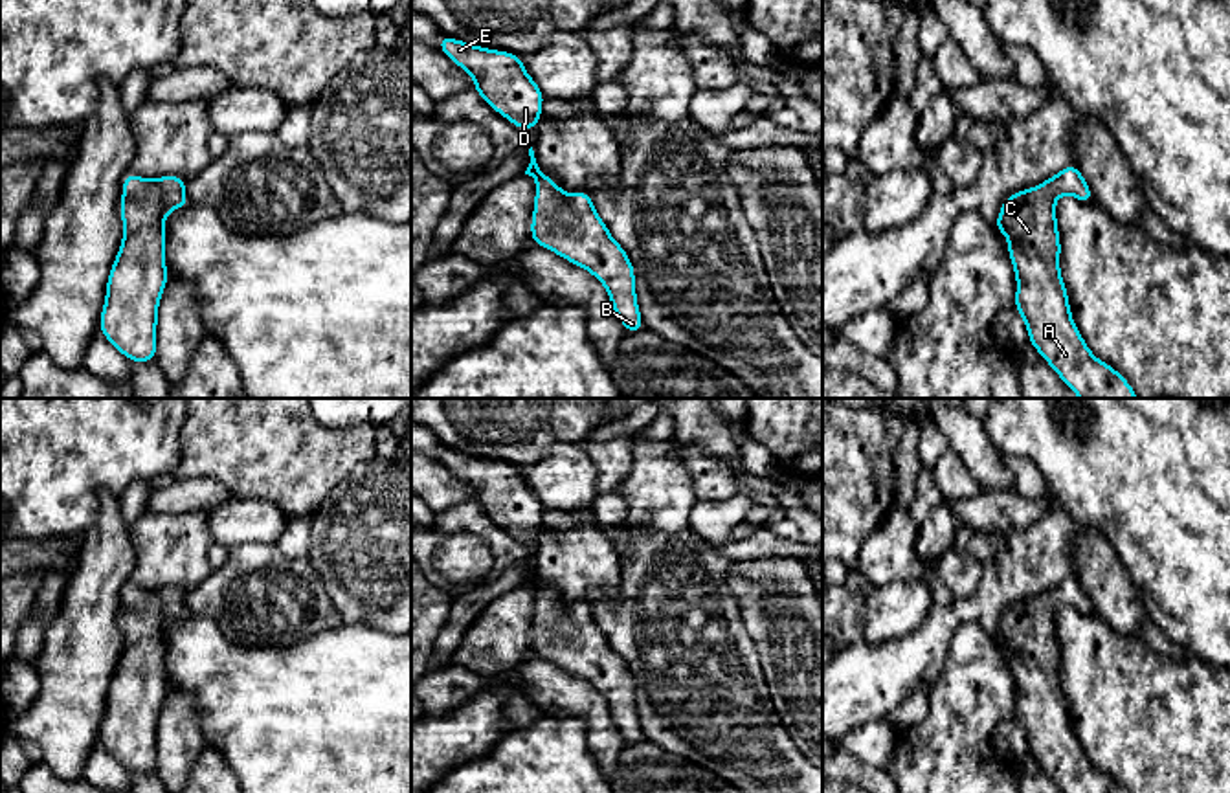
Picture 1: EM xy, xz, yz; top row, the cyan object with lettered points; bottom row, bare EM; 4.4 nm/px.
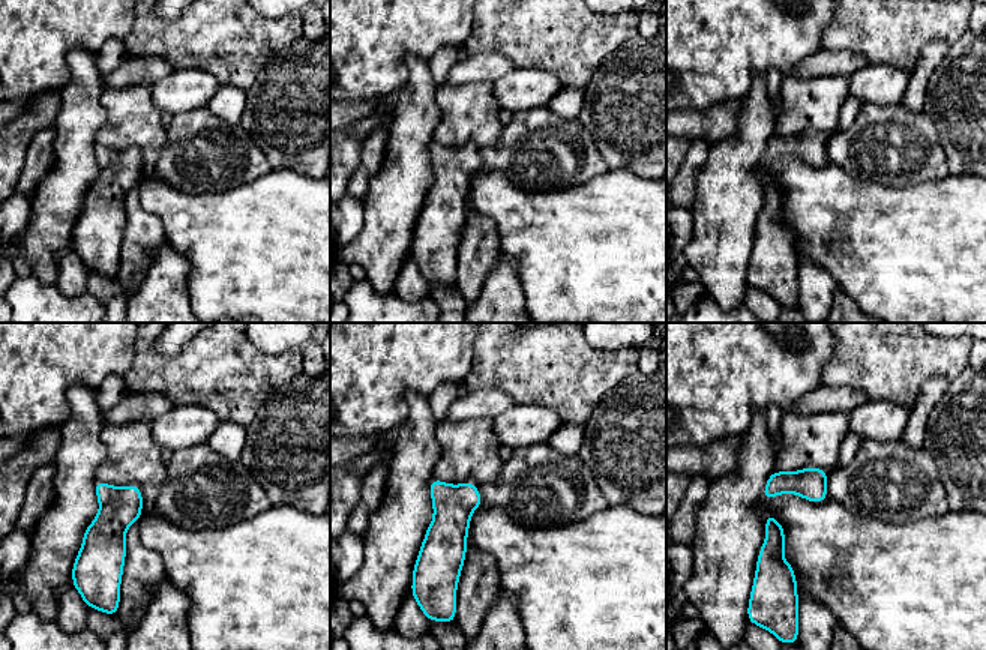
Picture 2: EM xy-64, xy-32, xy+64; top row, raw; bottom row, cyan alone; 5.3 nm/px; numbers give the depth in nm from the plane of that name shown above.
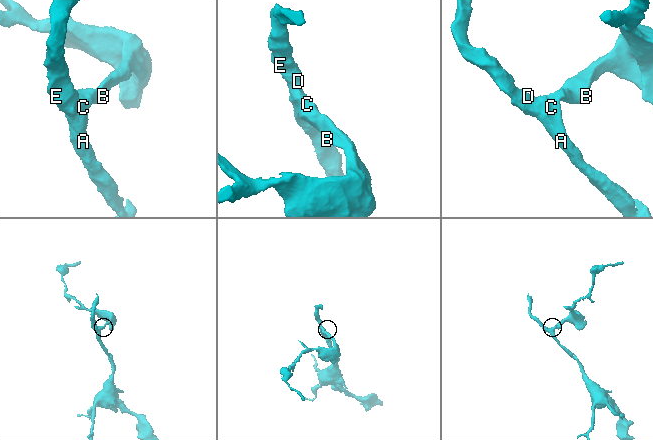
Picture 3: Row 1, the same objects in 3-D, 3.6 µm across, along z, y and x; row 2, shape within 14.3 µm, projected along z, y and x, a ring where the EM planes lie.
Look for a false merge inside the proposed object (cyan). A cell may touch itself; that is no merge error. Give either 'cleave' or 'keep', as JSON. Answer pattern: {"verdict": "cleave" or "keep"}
{"verdict": "keep"}

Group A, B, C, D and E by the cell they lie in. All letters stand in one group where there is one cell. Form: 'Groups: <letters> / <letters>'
Groups: A B C D E

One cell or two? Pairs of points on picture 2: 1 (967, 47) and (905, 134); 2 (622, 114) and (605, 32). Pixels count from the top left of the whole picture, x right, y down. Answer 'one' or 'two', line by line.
1: two
2: two

